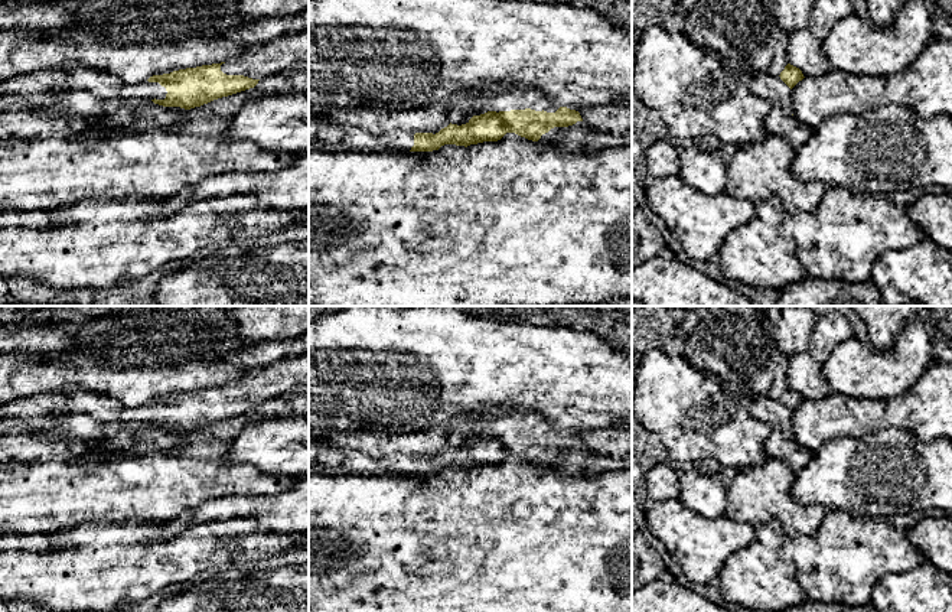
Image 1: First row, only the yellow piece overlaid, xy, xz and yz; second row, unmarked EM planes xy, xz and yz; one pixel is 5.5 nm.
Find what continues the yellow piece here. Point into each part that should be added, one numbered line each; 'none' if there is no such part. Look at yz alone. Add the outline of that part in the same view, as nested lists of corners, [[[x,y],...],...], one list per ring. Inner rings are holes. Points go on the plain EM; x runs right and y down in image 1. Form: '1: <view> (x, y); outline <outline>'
1: yz (772, 412); outline [[[754,395],[750,398],[749,413],[756,420],[767,423],[773,430],[779,430],[785,437],[793,437],[792,413],[780,400]]]

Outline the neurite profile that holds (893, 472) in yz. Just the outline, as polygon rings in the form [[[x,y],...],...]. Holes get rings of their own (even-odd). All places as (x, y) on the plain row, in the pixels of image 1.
[[[897,427],[834,439],[812,452],[808,465],[795,473],[790,497],[802,507],[821,505],[827,511],[881,520],[925,510],[948,515],[952,512],[952,440],[926,440]]]

